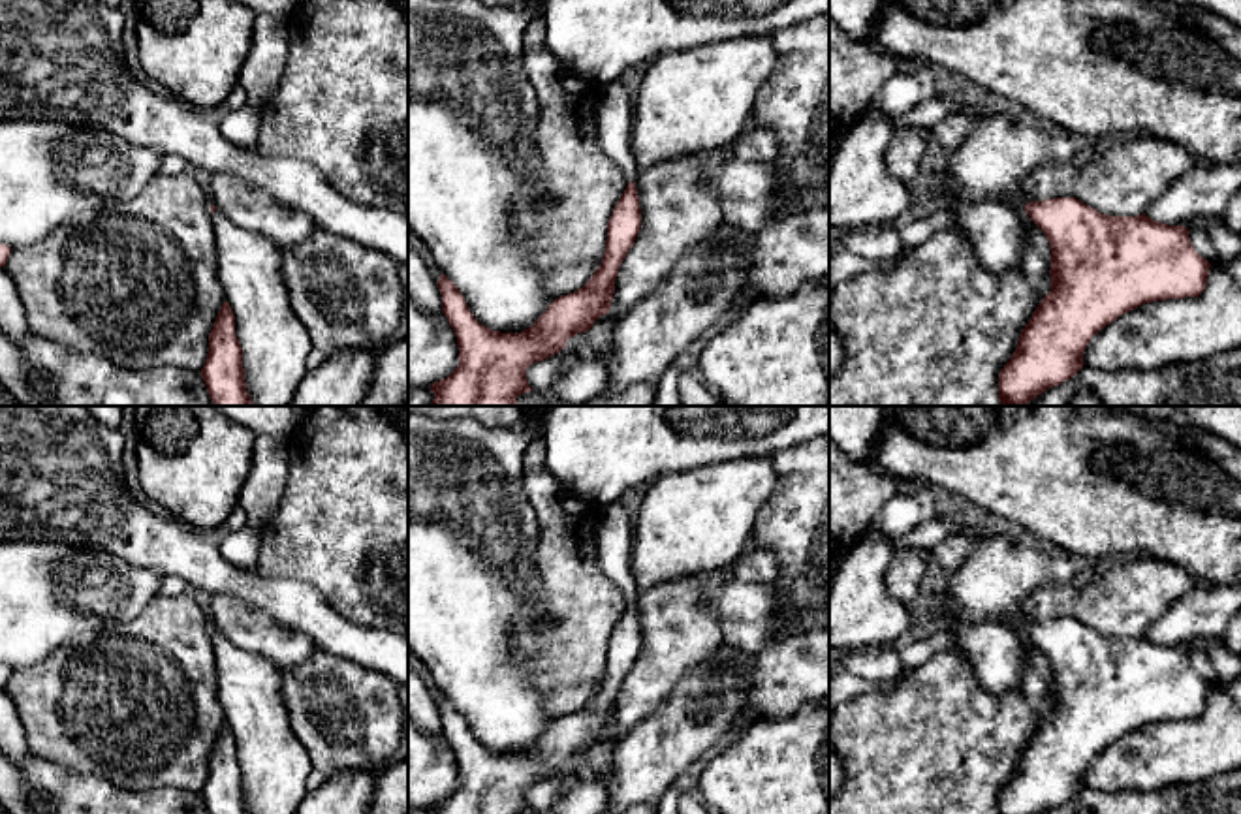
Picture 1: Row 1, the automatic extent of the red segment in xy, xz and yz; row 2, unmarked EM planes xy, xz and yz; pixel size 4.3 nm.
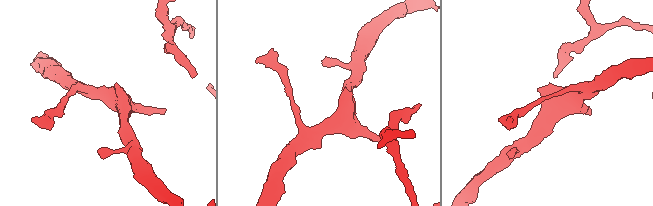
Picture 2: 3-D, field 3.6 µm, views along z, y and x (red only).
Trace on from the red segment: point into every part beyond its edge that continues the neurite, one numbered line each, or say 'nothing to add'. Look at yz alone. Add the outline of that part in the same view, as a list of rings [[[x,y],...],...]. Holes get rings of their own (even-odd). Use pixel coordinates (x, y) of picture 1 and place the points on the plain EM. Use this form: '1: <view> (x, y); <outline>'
1: yz (1008, 621); [[[1002,615],[1002,617],[998,617],[998,620],[1000,620],[1006,628],[1010,628],[1010,630],[1025,632],[1025,626],[1027,626],[1027,620],[1017,618],[1017,617],[1013,617],[1013,615]]]

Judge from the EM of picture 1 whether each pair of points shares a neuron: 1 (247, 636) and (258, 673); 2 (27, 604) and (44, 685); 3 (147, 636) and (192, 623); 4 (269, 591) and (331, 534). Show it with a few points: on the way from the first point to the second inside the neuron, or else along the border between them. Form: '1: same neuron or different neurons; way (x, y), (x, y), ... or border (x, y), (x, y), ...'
1: different neurons; border (217, 628), (239, 647), (267, 657), (282, 670)
2: different neurons; border (76, 638), (61, 643), (38, 664), (19, 670)
3: same neuron; way (158, 636), (168, 636), (181, 623)
4: different neurons; border (256, 568), (267, 576), (305, 579), (324, 598)

